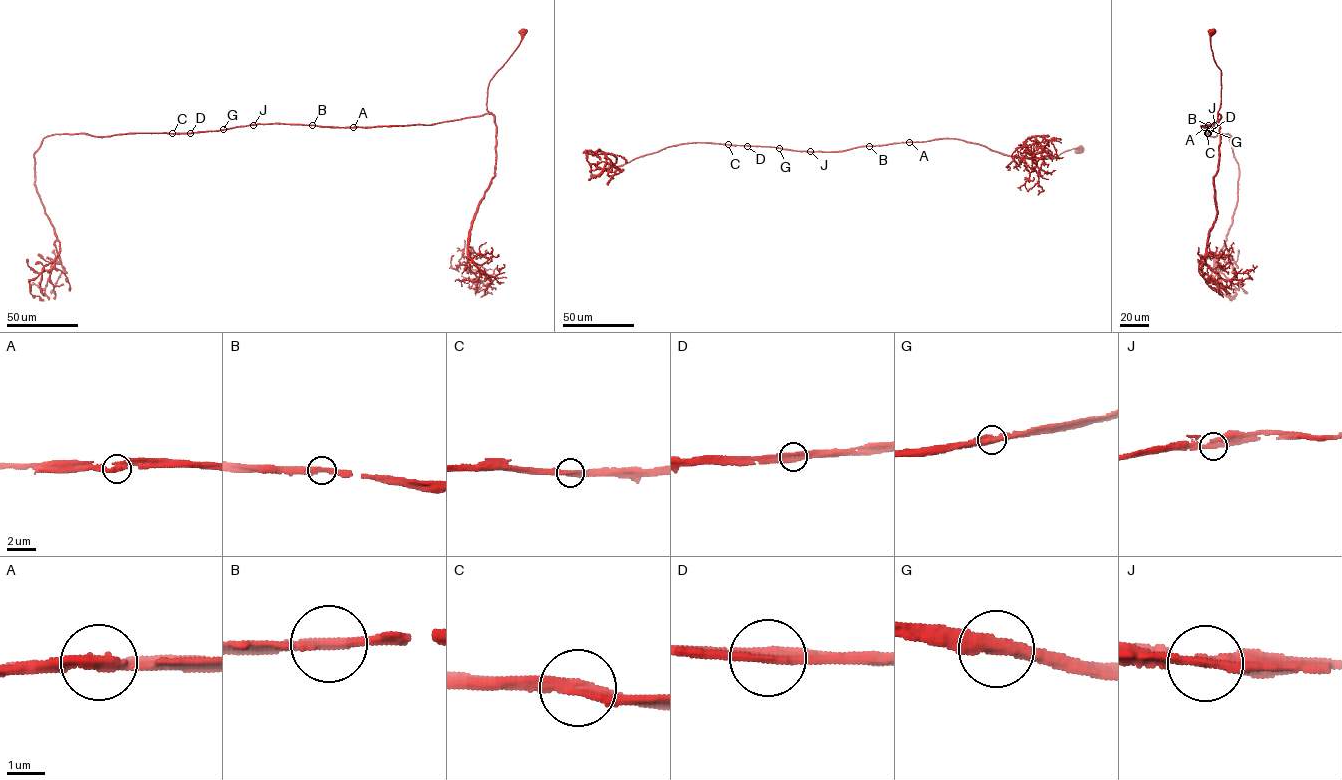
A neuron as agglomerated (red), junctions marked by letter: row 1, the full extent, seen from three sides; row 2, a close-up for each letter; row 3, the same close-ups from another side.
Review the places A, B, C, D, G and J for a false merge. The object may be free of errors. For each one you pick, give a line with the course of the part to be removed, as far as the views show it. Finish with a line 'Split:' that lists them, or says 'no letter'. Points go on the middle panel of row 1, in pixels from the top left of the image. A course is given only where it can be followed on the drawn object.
Split: no letter

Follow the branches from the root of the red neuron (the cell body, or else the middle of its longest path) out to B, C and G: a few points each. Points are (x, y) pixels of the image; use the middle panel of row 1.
B: (1079, 149), (1067, 150), (1053, 158), (1043, 158), (1044, 155), (1025, 158), (953, 138), (869, 146)
C: (1079, 149), (1067, 150), (1053, 158), (1025, 158), (953, 138), (833, 152), (729, 144)
G: (1079, 149), (1067, 150), (1053, 158), (1020, 158), (953, 138), (833, 152), (779, 148)

